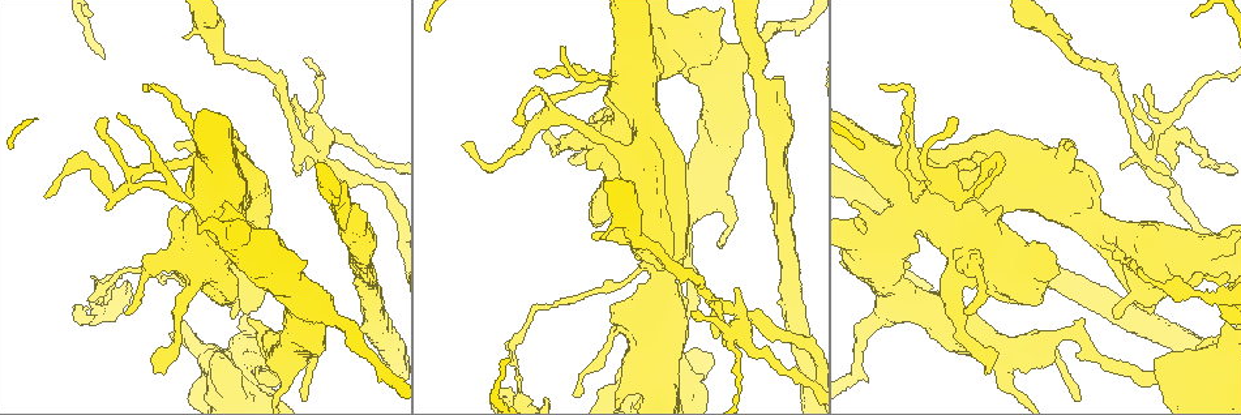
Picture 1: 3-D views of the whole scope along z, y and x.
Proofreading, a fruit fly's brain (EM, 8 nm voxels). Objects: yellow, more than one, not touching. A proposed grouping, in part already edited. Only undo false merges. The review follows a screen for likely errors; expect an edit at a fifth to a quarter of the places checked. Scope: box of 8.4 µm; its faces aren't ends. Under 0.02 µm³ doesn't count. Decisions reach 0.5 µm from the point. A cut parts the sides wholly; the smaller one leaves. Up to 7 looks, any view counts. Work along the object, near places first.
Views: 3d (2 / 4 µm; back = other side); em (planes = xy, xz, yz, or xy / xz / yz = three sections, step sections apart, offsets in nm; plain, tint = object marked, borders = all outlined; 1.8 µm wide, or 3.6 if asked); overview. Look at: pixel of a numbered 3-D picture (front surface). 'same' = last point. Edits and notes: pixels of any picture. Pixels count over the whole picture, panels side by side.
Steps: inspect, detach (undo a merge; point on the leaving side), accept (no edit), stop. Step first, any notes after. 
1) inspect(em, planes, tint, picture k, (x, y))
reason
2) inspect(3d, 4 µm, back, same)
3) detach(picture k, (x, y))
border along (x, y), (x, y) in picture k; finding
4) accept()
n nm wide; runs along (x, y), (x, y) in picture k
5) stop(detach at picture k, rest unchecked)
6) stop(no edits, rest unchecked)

inspect(3d, 4 µm, picture 1, (97, 292))
thick turns thin

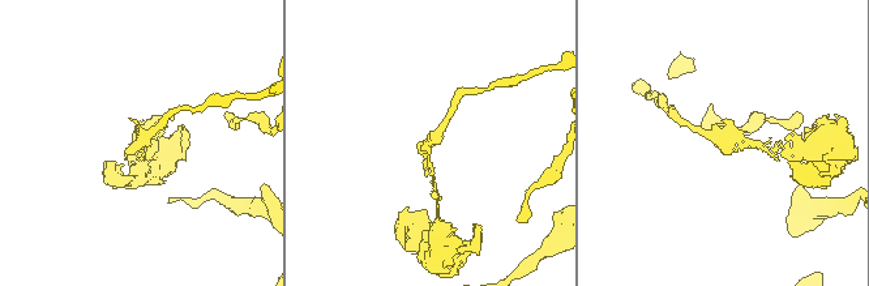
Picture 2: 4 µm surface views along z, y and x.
inspect(em, planes, plain, picture 2, (428, 161))
shape alone is not enough

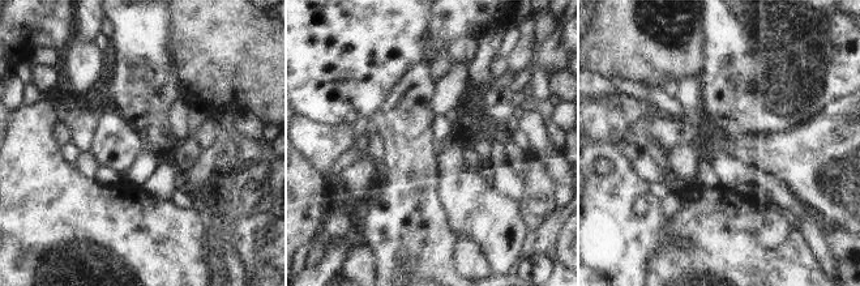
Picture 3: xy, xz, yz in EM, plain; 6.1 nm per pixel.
inspect(em, planes, tint, same)
with the object marked

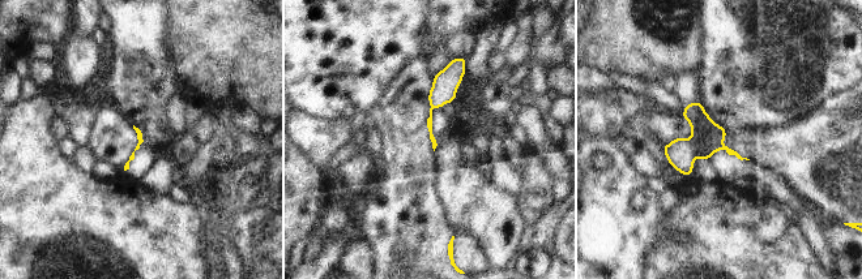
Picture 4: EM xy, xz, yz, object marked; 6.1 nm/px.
detach(picture 4, (707, 137))
30 nm wide; the part that leaves runs along (135, 128), (139, 145), (126, 168) in picture 4; two neurons meet here

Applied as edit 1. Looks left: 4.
inspect(3d, 4 µm, picture 1, (908, 130))
calibre changes

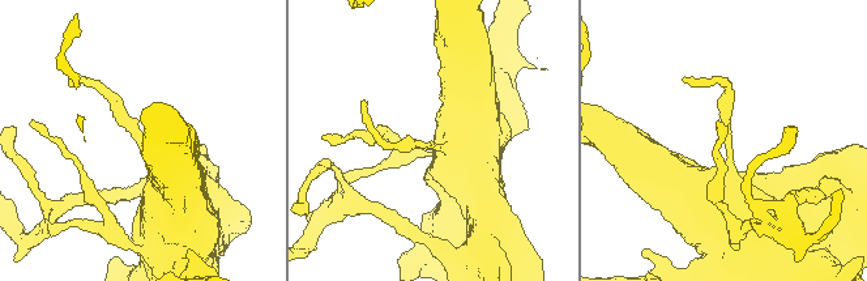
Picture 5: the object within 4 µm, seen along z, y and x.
inspect(em, planes, tint, picture 5, (141, 140))

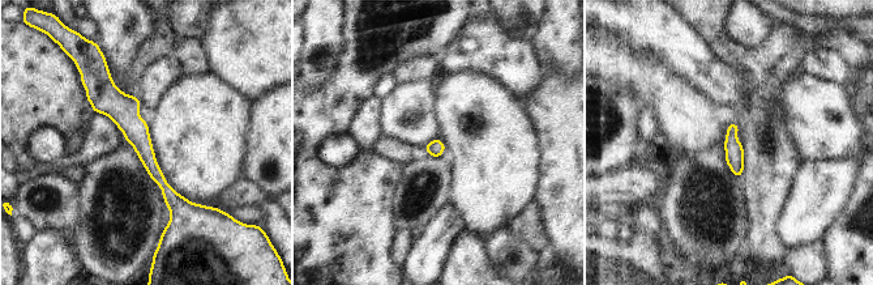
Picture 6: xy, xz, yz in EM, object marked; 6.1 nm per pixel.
accept()
runs along (106, 79), (174, 218) in picture 6; one neuron here

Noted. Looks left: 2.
inspect(3d, 4 µm, picture 1, (707, 35))
thick turns thin

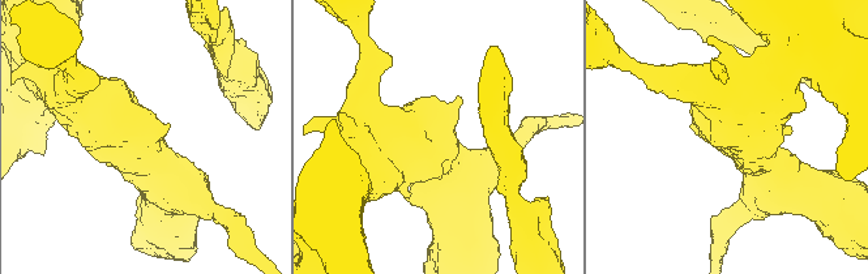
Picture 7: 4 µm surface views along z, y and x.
inspect(em, planes, tint, picture 7, (439, 132))
shape alone is not enough

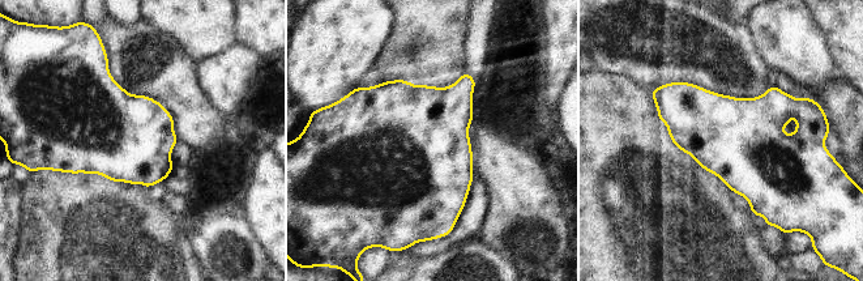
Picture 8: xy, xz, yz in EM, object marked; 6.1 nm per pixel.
accept()
all the same neuron

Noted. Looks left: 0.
stop(detach at picture 4, rest unchecked)

